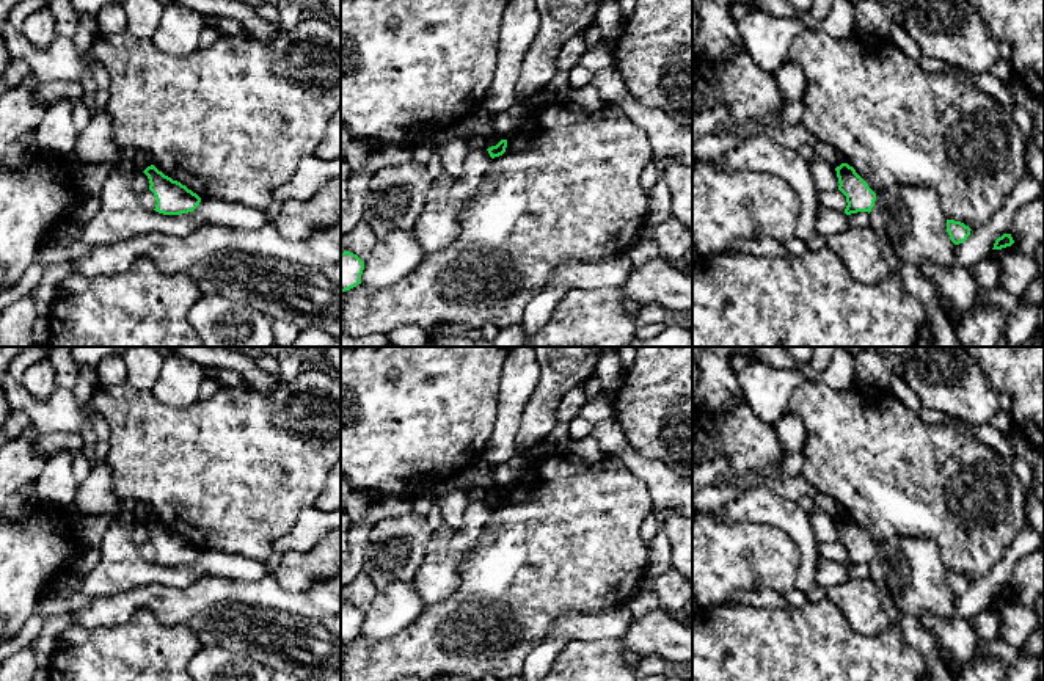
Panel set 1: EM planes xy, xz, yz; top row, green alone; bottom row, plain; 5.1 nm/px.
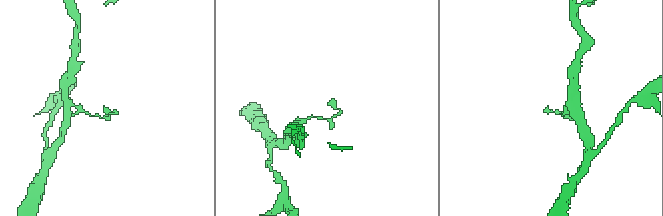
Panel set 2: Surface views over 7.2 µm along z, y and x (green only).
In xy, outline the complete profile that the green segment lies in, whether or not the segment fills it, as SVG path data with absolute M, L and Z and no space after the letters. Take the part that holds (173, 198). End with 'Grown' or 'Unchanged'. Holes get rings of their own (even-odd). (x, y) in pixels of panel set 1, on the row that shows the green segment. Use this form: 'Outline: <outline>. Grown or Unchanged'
Outline: M154 165L143 171L149 179L149 190L155 196L155 212L163 215L181 215L193 212L201 198L177 180L165 176Z. Unchanged

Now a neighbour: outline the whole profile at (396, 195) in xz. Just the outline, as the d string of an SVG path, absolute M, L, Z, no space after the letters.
M413 160L377 171L363 201L363 220L378 240L396 231L411 231L432 184L425 165Z

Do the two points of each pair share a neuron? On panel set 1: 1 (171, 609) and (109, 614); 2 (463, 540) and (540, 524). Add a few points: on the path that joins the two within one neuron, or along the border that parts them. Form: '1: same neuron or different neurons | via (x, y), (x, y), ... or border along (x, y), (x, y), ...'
1: same neuron | via (156, 601), (129, 601), (124, 604)
2: different neurons | border along (492, 510), (478, 545), (457, 568)

